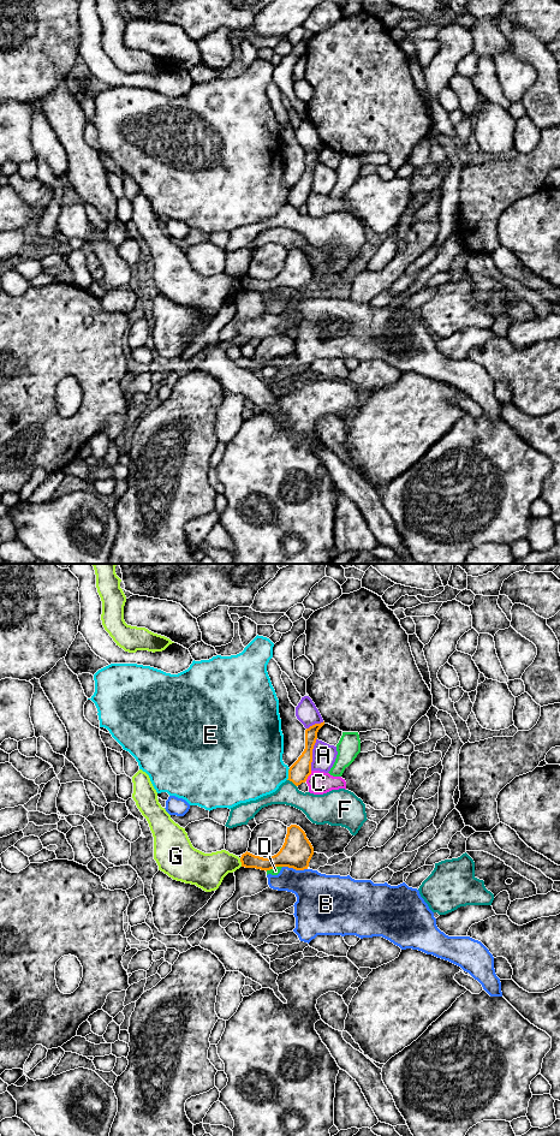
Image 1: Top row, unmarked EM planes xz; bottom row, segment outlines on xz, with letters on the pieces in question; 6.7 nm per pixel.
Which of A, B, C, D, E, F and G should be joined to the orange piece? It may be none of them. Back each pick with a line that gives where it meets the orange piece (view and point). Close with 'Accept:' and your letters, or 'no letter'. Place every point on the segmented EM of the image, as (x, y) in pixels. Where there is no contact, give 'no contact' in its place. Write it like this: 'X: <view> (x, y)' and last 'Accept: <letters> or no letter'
Accept: no letter

